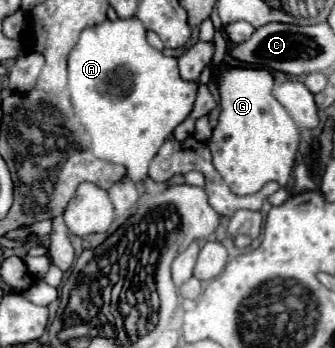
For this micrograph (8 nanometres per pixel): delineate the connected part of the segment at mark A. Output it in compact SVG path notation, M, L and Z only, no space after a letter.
M132 19L104 21L92 29L84 29L78 43L68 55L68 87L72 107L90 135L92 151L98 159L124 165L128 177L140 183L148 177L148 165L162 147L162 143L172 135L174 127L180 125L192 111L196 99L196 83L184 83L178 75L178 61L156 51L146 41L144 25Z

